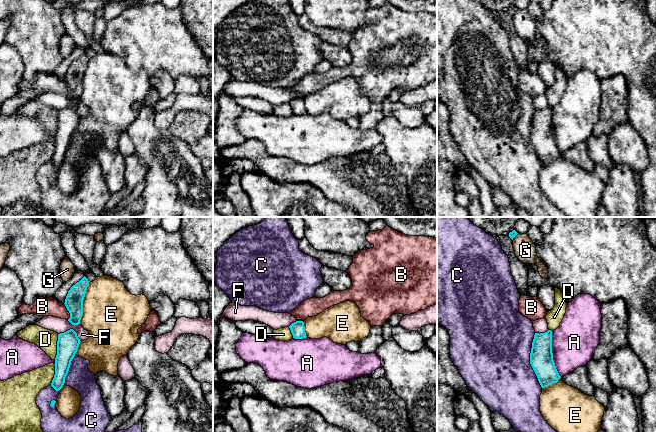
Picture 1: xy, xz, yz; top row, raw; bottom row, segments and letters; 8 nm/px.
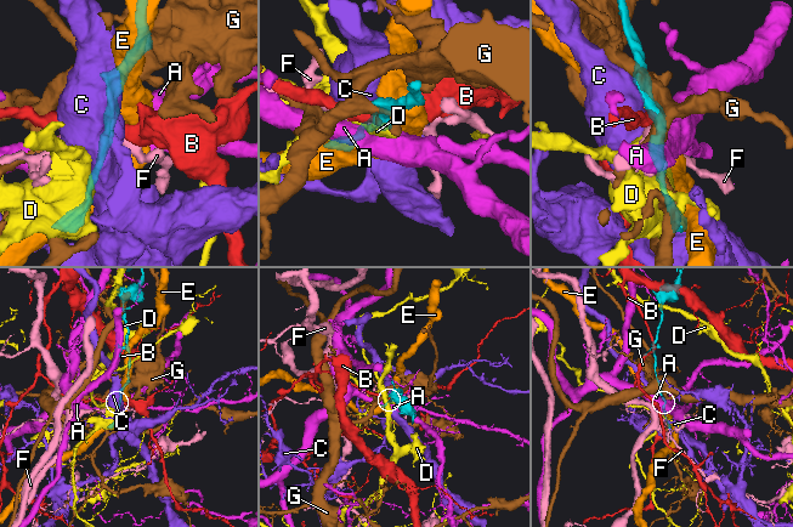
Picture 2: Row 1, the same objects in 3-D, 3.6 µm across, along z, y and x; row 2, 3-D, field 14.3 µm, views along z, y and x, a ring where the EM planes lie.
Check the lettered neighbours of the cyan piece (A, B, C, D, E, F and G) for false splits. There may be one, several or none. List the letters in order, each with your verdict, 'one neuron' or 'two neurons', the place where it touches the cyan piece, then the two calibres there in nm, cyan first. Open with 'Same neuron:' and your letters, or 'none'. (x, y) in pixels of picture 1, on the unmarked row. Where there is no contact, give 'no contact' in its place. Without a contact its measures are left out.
Same neuron: none
A: two neurons; contact yz (552, 130); calibres 190 and 360 nm
B: two neurons; contact xy (68, 86); calibres 140 and 150 nm
C: two neurons; contact yz (530, 136); calibres 190 and 500 nm
D: two neurons; contact xy (57, 123); calibres 180 and 160 nm
E: two neurons; contact xy (82, 79); calibres 140 and 460 nm
F: two neurons; contact xy (71, 105); calibres 180 and 120 nm
G: two neurons; contact yz (514, 12); calibres 50 and 180 nm

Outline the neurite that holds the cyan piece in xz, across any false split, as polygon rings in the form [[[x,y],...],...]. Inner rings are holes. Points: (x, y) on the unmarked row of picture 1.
[[[296,97],[289,102],[293,114],[303,115],[306,114],[305,102],[303,97]]]

